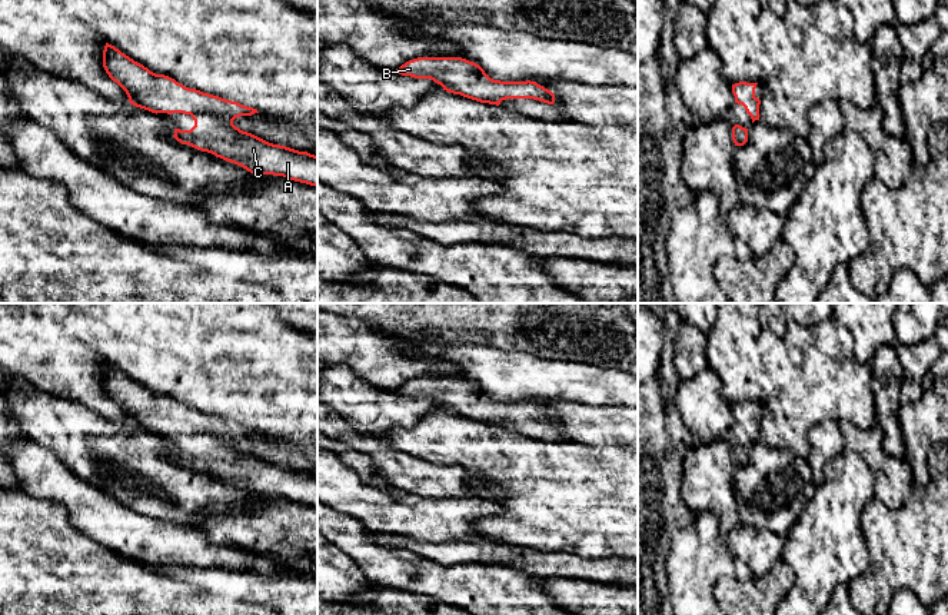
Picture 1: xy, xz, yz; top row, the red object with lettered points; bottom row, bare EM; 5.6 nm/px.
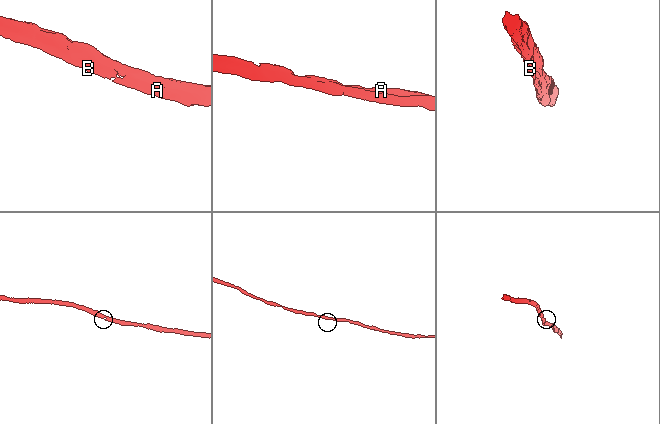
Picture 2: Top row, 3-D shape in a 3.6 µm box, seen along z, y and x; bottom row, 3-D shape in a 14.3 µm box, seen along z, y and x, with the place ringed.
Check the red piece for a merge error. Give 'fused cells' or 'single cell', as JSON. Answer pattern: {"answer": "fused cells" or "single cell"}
{"answer": "single cell"}

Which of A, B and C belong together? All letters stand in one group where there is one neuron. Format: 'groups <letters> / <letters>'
groups A B C

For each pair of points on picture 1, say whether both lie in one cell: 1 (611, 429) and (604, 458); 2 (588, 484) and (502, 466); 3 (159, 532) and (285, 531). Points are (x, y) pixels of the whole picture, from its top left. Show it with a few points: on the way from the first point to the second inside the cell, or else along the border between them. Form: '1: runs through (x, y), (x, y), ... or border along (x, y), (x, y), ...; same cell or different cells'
1: border along (574, 439), (582, 444), (622, 445); different cells
2: runs through (566, 484), (548, 484), (524, 468); same cell
3: border along (195, 525), (209, 539), (233, 547); different cells

